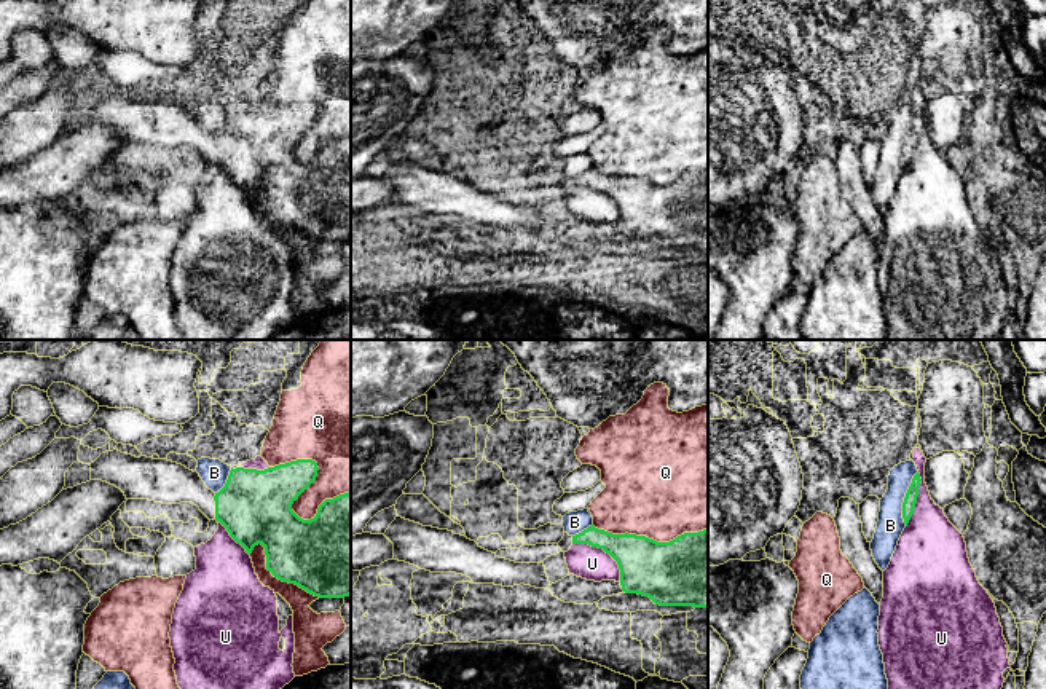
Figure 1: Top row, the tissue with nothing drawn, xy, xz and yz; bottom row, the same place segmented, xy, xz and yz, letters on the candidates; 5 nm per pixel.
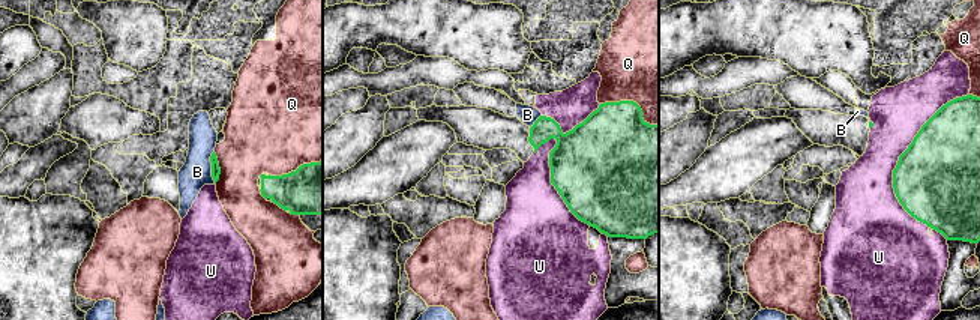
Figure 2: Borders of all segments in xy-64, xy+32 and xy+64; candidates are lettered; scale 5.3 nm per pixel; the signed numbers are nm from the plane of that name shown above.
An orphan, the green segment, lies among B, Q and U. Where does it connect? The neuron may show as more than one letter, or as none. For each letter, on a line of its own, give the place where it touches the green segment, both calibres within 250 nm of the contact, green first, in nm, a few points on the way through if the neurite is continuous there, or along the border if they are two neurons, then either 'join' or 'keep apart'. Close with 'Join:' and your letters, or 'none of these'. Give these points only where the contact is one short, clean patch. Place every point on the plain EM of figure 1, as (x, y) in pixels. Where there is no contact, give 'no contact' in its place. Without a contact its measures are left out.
B: meets green in yz at (904, 141); 60 nm thick on the green side, 140 nm on the other; keep apart
Q: meets green in xy at (300, 136); 360 nm thick on the green side, 240 nm on the other; keep apart
U: meets green in xz at (605, 193); 280 nm thick on the green side, 170 nm on the other; keep apart
Join: none of these

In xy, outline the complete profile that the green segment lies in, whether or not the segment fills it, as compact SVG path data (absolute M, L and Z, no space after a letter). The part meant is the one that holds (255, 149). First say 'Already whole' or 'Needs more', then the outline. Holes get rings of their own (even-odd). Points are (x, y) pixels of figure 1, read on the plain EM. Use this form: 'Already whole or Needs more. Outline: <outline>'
Needs more. Outline: M113 93L89 108L91 123L115 128L126 142L198 148L209 163L220 164L249 198L262 187L266 212L282 225L295 226L319 241L351 238L351 136L325 142L311 163L303 163L292 153L292 147L317 120L319 110L313 102L297 102L265 113L231 110L218 136L209 132L198 115L167 102L136 100Z

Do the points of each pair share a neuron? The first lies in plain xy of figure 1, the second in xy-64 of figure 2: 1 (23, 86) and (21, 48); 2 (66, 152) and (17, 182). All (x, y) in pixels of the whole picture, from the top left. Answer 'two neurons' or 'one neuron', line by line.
1: two neurons
2: one neuron

